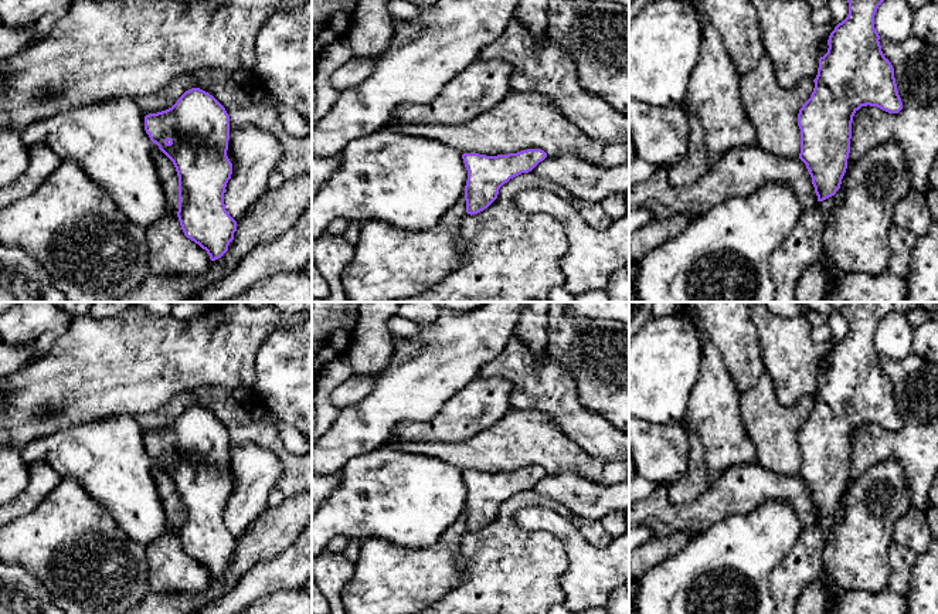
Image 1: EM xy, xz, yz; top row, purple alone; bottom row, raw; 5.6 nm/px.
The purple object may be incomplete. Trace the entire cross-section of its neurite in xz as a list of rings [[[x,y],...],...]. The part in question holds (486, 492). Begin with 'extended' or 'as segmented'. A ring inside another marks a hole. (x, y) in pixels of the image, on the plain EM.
as segmented; [[[527,467],[517,471],[486,474],[463,471],[468,488],[465,503],[466,530],[478,532],[487,526],[499,512],[499,506],[510,496],[531,489],[547,475],[541,467]]]

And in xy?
as segmented; [[[191,406],[171,425],[146,432],[145,448],[176,485],[177,535],[184,553],[205,567],[211,579],[221,576],[237,549],[237,539],[224,522],[225,505],[232,492],[232,481],[227,474],[230,432],[213,413],[200,406]]]

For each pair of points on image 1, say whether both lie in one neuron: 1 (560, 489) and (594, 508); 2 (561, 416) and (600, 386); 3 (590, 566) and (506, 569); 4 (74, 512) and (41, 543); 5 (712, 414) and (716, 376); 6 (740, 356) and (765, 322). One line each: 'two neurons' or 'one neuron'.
1: one neuron
2: two neurons
3: two neurons
4: one neuron
5: one neuron
6: two neurons

